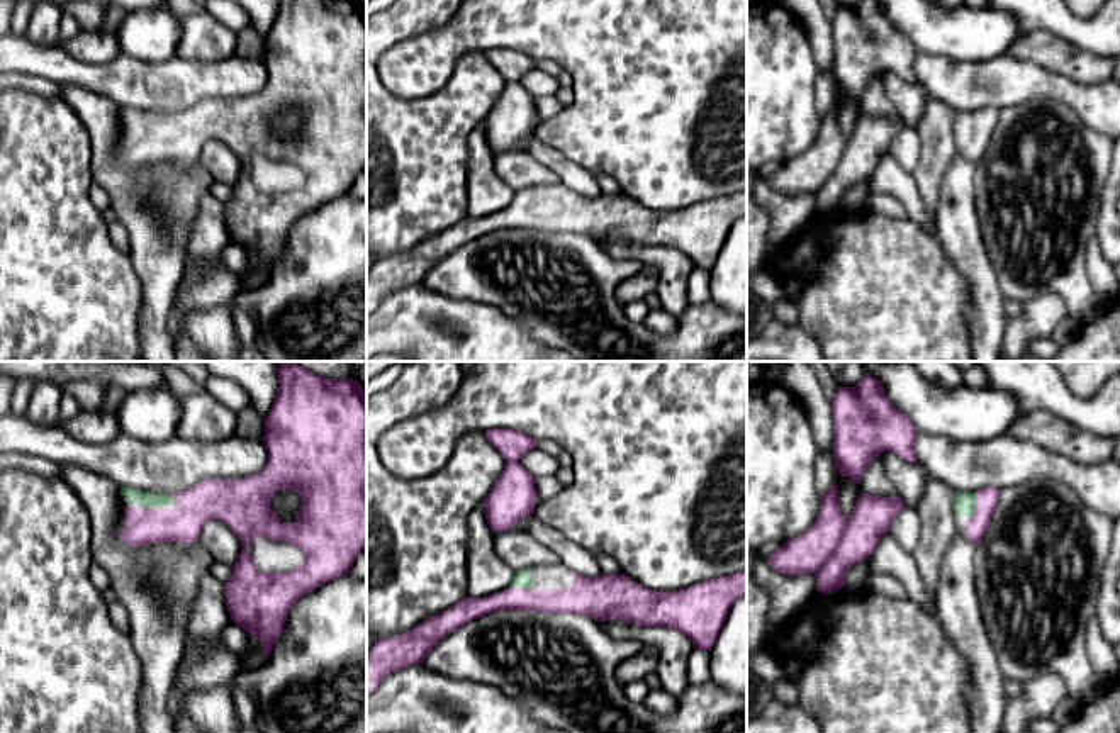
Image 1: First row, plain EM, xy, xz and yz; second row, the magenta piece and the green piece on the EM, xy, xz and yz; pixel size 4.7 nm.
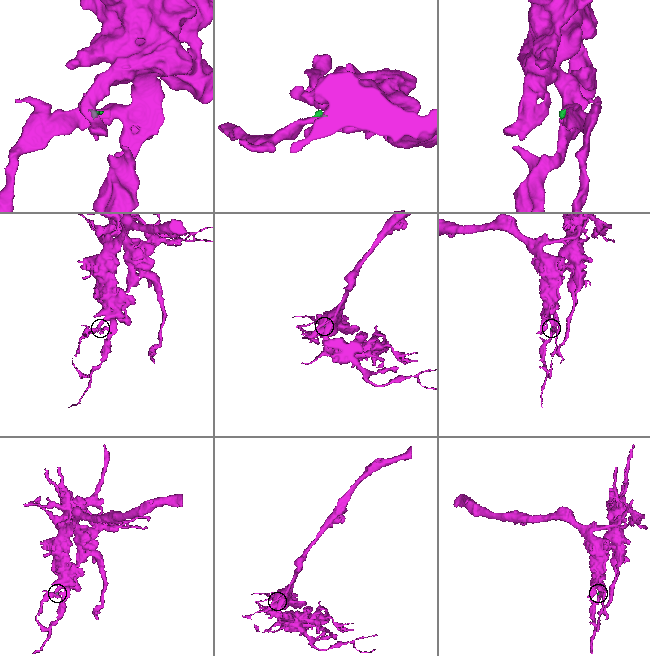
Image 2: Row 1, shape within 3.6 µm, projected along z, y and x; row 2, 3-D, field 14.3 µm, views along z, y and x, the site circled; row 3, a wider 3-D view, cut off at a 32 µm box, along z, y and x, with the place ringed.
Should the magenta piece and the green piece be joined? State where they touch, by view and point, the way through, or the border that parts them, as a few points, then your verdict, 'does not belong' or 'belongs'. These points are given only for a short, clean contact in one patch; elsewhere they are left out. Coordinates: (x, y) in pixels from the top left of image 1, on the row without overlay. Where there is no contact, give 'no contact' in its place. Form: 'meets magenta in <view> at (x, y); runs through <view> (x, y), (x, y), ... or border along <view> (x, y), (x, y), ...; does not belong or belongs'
meets magenta in yz at (976, 126); belongs

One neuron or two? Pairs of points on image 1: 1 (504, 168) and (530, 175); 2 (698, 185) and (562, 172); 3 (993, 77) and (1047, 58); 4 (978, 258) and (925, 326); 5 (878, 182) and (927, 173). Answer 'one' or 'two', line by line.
1: one
2: two
3: two
4: two
5: two

